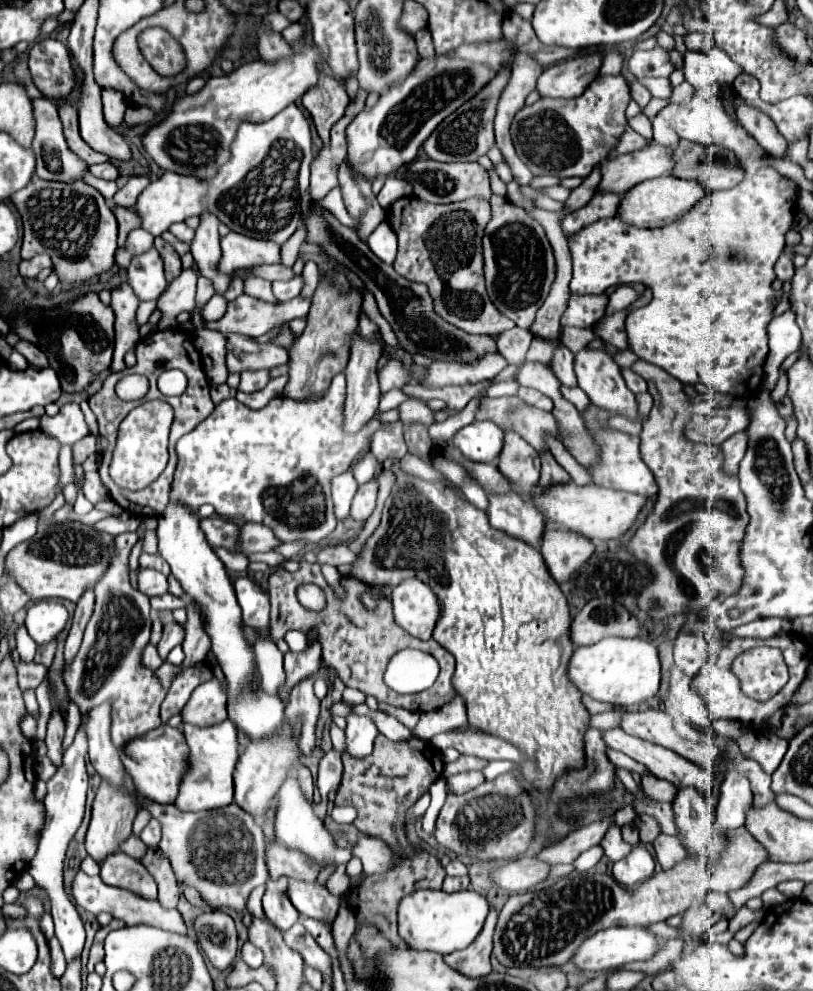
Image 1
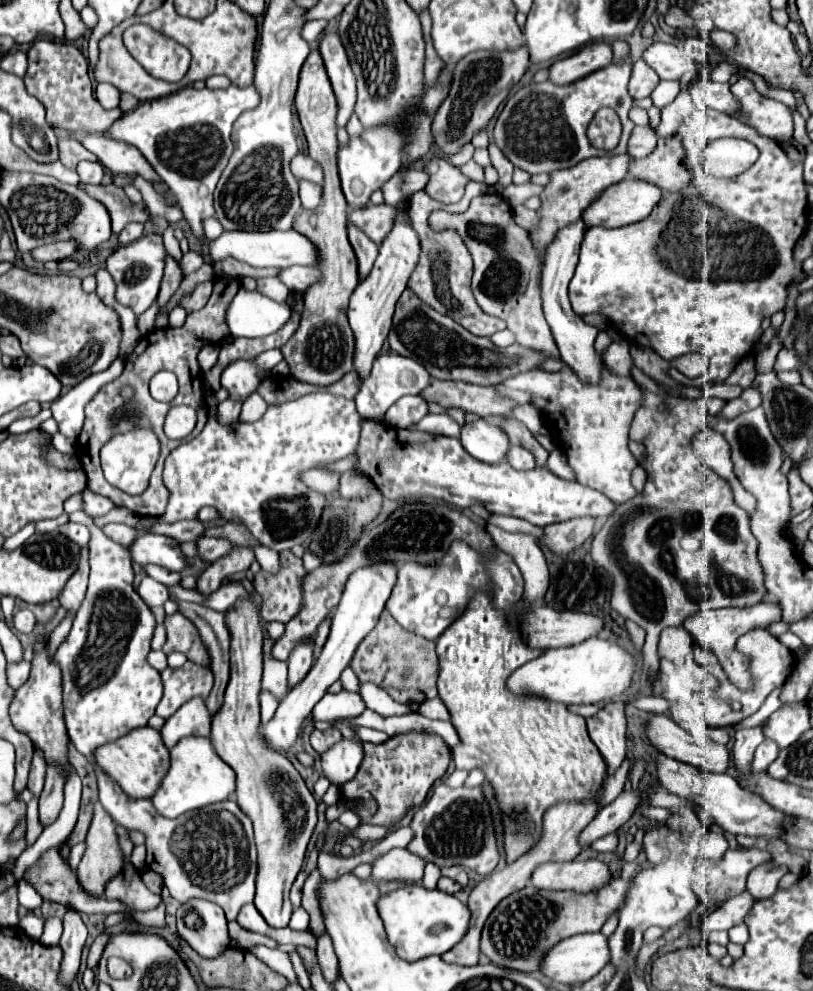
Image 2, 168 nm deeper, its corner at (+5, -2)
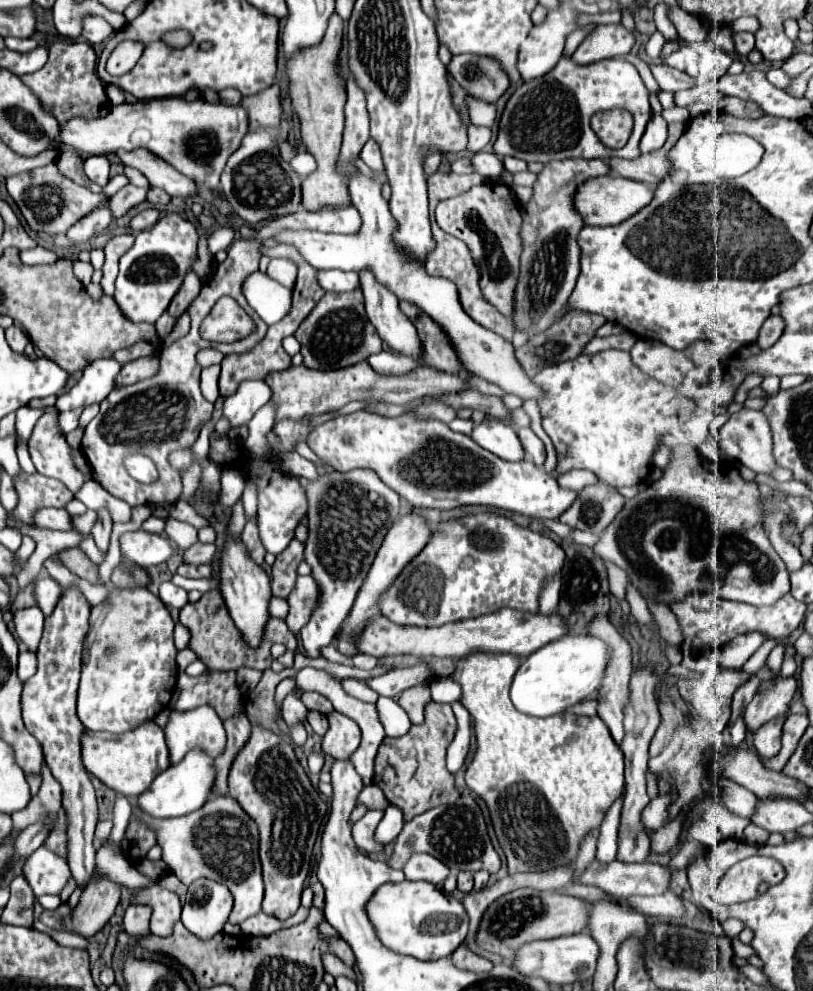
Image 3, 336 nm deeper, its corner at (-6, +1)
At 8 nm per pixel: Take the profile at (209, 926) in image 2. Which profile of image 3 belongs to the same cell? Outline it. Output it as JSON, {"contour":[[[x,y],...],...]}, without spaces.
{"contour":[[[196,879],[188,887],[182,909],[182,923],[200,939],[220,933],[232,911],[232,893],[226,885],[208,879]]]}

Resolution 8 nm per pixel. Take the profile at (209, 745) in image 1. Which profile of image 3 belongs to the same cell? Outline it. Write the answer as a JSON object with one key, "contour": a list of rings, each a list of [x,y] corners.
{"contour":[[[200,749],[190,751],[180,763],[168,767],[164,773],[160,773],[156,777],[156,781],[152,781],[150,789],[146,789],[136,805],[140,805],[140,809],[144,809],[144,813],[148,813],[150,817],[156,819],[168,819],[168,817],[182,817],[188,815],[196,809],[200,809],[210,793],[212,793],[212,785],[214,785],[214,759],[208,757],[206,753],[202,753]]]}

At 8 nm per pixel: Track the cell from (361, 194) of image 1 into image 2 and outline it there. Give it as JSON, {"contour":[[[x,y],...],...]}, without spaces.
{"contour":[[[347,224],[347,232],[349,232],[349,242],[357,254],[357,260],[359,260],[359,278],[363,280],[363,278],[367,278],[367,274],[373,268],[379,246],[373,240],[369,240],[365,236],[365,232],[361,232],[361,228],[357,228],[355,224]]]}

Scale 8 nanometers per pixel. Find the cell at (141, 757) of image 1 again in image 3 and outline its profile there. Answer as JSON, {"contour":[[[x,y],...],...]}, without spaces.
{"contour":[[[146,721],[140,727],[114,735],[106,731],[84,731],[82,737],[82,765],[84,769],[98,777],[106,787],[114,789],[120,795],[136,799],[144,789],[150,787],[154,777],[170,767],[168,747],[164,743],[164,731],[154,723]]]}

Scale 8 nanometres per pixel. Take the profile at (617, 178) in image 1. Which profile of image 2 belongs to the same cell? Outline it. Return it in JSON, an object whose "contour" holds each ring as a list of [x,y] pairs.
{"contour":[[[621,154],[621,156],[601,156],[601,158],[589,158],[583,160],[581,164],[567,168],[567,170],[559,170],[551,174],[551,182],[545,186],[545,192],[541,194],[541,226],[531,232],[531,240],[541,248],[541,260],[543,260],[543,252],[545,246],[553,240],[555,232],[575,220],[581,218],[581,214],[601,196],[601,192],[605,192],[609,186],[625,180],[629,176],[629,162],[631,156],[629,154]]]}

